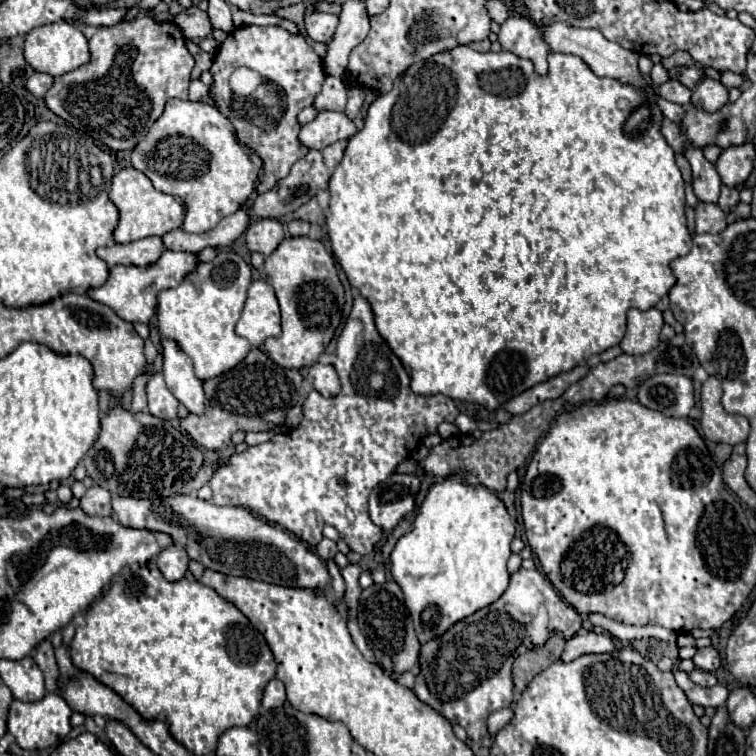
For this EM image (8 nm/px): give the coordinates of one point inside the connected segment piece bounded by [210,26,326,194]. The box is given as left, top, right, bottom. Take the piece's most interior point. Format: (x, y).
(291, 62)

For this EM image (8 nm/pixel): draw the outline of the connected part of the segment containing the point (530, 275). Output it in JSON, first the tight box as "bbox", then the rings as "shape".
{"bbox":[326,46,692,412],"shape":[[[456,46],[454,50],[448,52],[440,52],[436,56],[432,56],[426,62],[414,64],[410,66],[396,82],[394,88],[388,94],[382,94],[376,98],[376,102],[370,106],[364,128],[354,134],[348,140],[348,148],[346,154],[342,158],[342,162],[338,164],[338,168],[334,170],[332,178],[330,178],[330,206],[328,206],[328,214],[326,214],[326,230],[328,230],[328,238],[332,244],[332,252],[338,260],[338,264],[342,266],[342,270],[348,276],[348,282],[352,288],[356,288],[372,306],[374,318],[376,318],[376,328],[378,334],[386,340],[386,344],[390,346],[390,350],[400,358],[404,370],[410,374],[412,380],[412,390],[416,394],[422,396],[434,396],[434,394],[444,394],[452,400],[460,400],[460,402],[468,402],[468,404],[478,404],[480,408],[494,412],[496,408],[504,406],[510,398],[522,394],[522,390],[528,390],[530,386],[536,386],[538,382],[546,382],[546,378],[558,376],[562,372],[570,372],[574,366],[586,362],[590,356],[600,354],[612,346],[618,346],[620,340],[624,338],[626,332],[626,312],[634,306],[634,308],[642,308],[648,310],[652,308],[664,294],[670,292],[670,286],[674,286],[674,274],[670,270],[670,262],[674,258],[686,256],[690,252],[692,246],[692,234],[688,230],[686,224],[686,216],[684,216],[684,180],[682,174],[678,170],[678,166],[674,164],[674,150],[666,144],[664,136],[660,134],[660,124],[662,124],[662,112],[660,108],[646,98],[642,92],[638,92],[634,86],[628,84],[620,84],[618,80],[612,78],[598,78],[578,56],[572,54],[556,54],[552,52],[548,56],[548,74],[546,76],[538,76],[534,72],[534,66],[530,60],[518,58],[516,54],[510,54],[506,50],[494,54],[494,52],[476,52],[470,46]]]}

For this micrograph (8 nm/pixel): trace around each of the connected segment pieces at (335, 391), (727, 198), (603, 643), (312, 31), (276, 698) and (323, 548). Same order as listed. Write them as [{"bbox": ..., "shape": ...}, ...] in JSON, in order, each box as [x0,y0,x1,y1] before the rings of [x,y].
[{"bbox":[306,364,340,398],"shape":[[[314,364],[308,370],[306,380],[312,384],[314,390],[318,390],[324,398],[334,398],[340,394],[340,378],[334,370],[334,366]]]},{"bbox":[718,184,740,212],"shape":[[[722,184],[718,206],[720,206],[724,212],[730,212],[730,210],[736,208],[738,202],[740,202],[740,198],[738,198],[738,190],[736,190],[736,188],[728,188],[726,184]]]},{"bbox":[560,632,614,662],"shape":[[[580,632],[566,642],[560,660],[572,662],[574,658],[578,658],[582,654],[602,654],[602,652],[612,652],[612,650],[614,650],[612,638],[606,632],[602,632],[602,634]]]},{"bbox":[306,12,338,42],"shape":[[[312,12],[306,16],[306,30],[308,36],[314,42],[330,42],[334,38],[334,30],[338,28],[338,16],[324,14],[324,12]]]},{"bbox":[262,680,286,710],"shape":[[[270,680],[268,682],[268,686],[266,686],[266,690],[264,690],[264,698],[262,698],[262,706],[266,708],[266,710],[270,710],[270,708],[278,708],[278,706],[282,706],[286,702],[286,694],[284,694],[284,684],[280,682],[280,680]]]},{"bbox":[316,538,336,560],"shape":[[[322,538],[322,540],[318,542],[318,546],[316,546],[316,552],[318,552],[318,556],[320,556],[322,560],[330,560],[330,558],[336,556],[336,542],[332,542],[332,540],[328,540],[328,538]]]}]

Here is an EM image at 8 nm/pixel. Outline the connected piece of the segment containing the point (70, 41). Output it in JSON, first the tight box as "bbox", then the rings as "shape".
{"bbox":[24,20,90,76],"shape":[[[62,20],[62,22],[52,22],[30,30],[24,40],[24,58],[36,72],[60,76],[90,62],[90,46],[78,26]]]}

